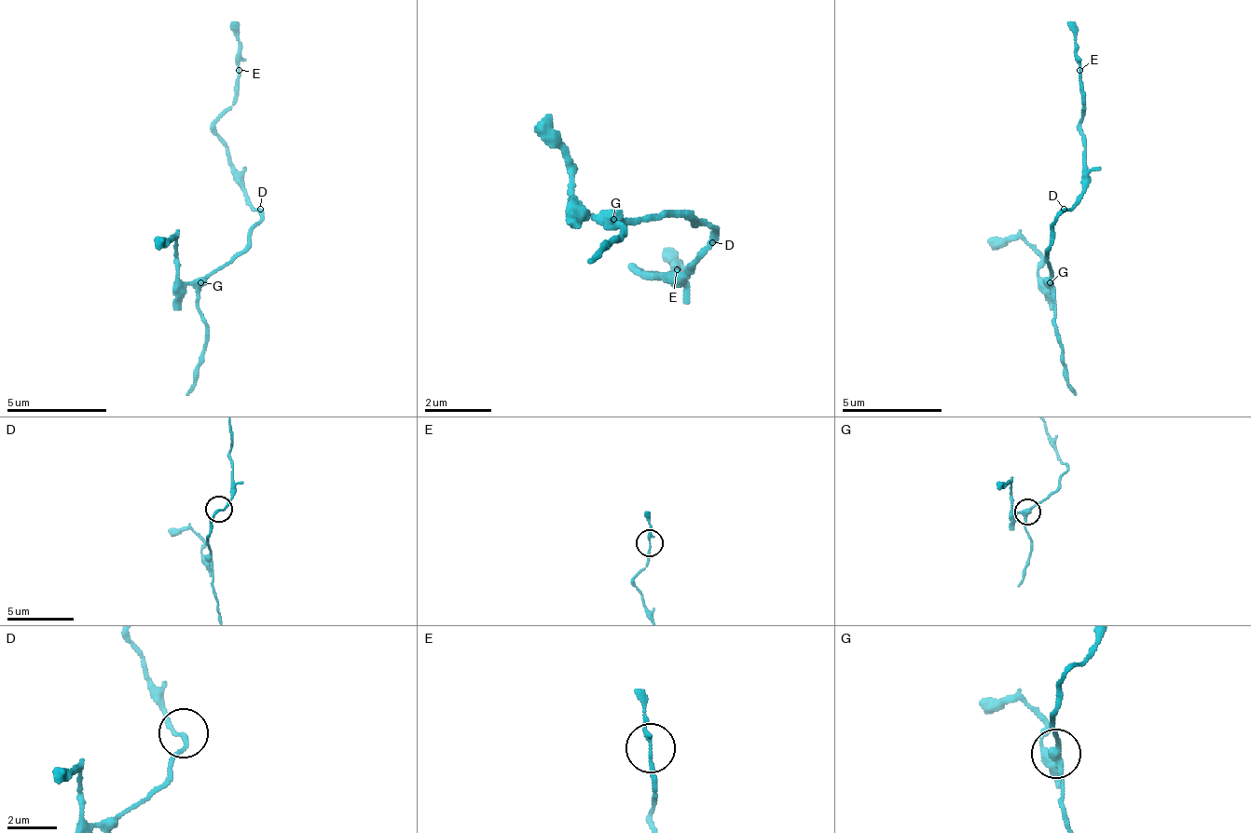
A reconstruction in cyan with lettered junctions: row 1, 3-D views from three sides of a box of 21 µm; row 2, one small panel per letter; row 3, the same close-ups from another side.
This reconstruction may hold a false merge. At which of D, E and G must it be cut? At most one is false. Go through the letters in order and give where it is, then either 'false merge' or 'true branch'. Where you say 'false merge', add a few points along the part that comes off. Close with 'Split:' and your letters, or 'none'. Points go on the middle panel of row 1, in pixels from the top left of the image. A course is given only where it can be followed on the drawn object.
D: at (712, 242); true branch
E: at (677, 269); true branch
G: at (613, 219); false merge; foreign part runs (611, 217), (570, 200), (570, 167), (544, 116)
Split: G

